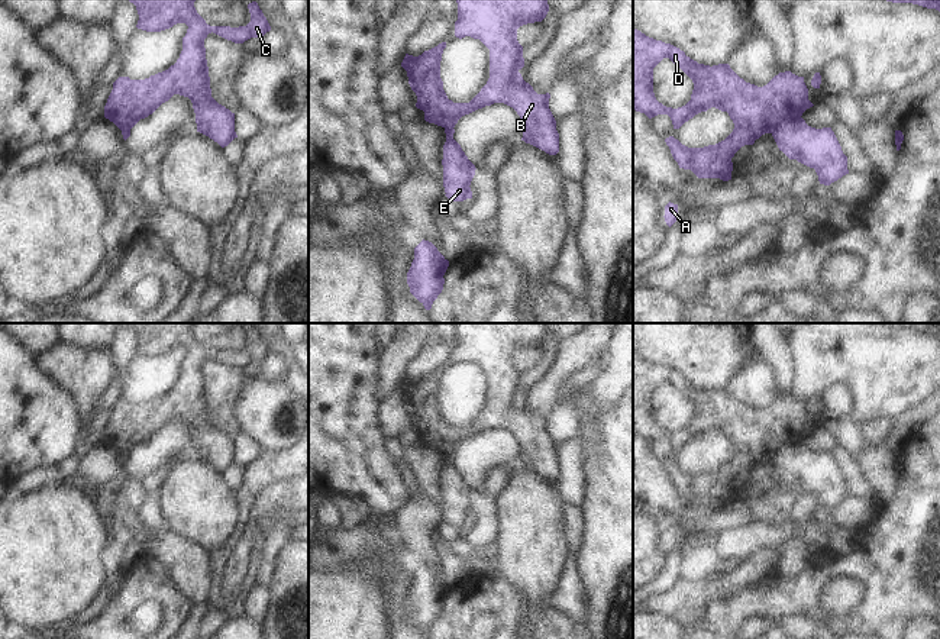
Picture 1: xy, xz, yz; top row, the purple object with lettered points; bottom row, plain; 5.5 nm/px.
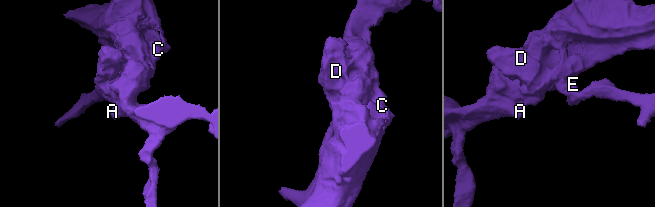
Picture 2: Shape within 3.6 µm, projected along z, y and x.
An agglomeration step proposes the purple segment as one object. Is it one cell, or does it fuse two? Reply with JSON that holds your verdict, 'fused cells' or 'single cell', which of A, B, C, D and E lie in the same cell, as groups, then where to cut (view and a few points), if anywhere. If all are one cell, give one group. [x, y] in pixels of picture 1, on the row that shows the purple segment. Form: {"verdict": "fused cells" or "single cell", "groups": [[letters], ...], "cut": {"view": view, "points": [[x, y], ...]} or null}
{"verdict": "fused cells", "groups": [["A", "B", "C", "D"], ["E"]], "cut": {"view": "yz", "points": [[800, 115], [784, 119], [771, 132]]}}

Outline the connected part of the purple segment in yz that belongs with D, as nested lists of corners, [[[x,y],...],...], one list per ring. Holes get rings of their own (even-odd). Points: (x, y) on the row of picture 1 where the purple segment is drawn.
[[[633,29],[633,109],[645,113],[649,119],[658,114],[668,114],[673,129],[679,129],[685,122],[701,112],[716,107],[727,112],[734,123],[733,132],[721,142],[704,148],[688,148],[673,136],[665,139],[673,159],[679,168],[691,170],[698,178],[731,180],[734,154],[744,145],[753,145],[765,133],[772,133],[785,119],[802,116],[814,104],[808,100],[808,88],[804,77],[791,71],[779,72],[766,85],[758,87],[740,78],[729,64],[704,65],[691,59],[679,48],[646,36]],[[669,58],[676,64],[694,83],[691,100],[678,109],[666,107],[659,103],[653,93],[653,68],[663,59]]]

